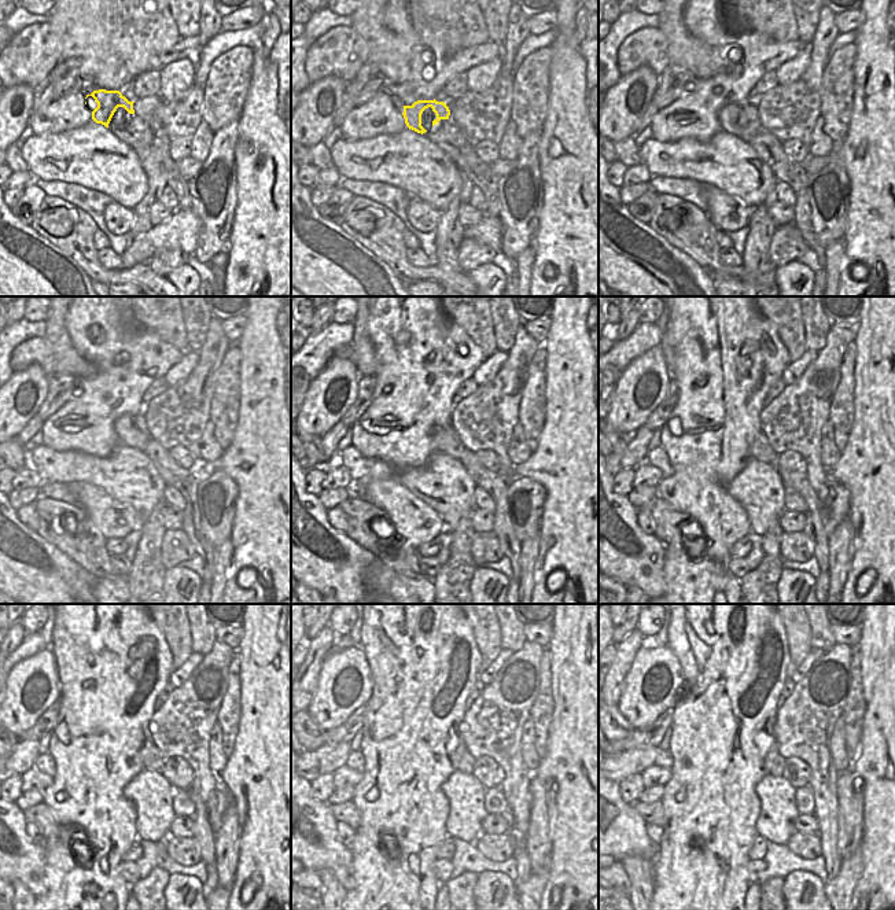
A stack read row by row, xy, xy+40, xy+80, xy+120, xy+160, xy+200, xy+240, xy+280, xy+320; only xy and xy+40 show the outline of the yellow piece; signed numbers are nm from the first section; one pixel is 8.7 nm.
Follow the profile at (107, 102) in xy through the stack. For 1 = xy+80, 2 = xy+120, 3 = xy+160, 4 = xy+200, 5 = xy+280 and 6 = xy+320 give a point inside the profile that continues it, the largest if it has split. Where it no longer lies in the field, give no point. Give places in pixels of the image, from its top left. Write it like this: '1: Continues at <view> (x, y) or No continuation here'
1: Continues at xy+80 (741, 111)
2: Continues at xy+120 (132, 431)
3: Continues at xy+160 (446, 439)
4: Continues at xy+200 (759, 448)
5: Continues at xy+280 (466, 762)
6: Continues at xy+320 (774, 762).

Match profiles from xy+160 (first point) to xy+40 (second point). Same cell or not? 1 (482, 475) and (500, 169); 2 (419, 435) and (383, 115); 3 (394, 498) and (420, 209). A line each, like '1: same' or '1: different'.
1: different
2: same
3: same

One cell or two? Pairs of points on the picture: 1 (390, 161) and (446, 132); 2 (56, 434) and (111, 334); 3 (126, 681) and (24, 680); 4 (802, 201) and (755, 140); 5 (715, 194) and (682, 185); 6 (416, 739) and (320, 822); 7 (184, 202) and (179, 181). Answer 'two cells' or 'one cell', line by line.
1: two cells
2: one cell
3: two cells
4: one cell
5: two cells
6: two cells
7: one cell

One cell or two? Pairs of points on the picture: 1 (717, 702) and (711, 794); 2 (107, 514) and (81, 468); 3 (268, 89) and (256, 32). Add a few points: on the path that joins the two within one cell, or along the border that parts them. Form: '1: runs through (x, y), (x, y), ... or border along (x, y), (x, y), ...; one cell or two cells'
1: runs through (717, 725), (717, 770); one cell
2: border along (66, 483), (94, 483), (117, 501); two cells
3: border along (260, 39), (251, 48); two cells

